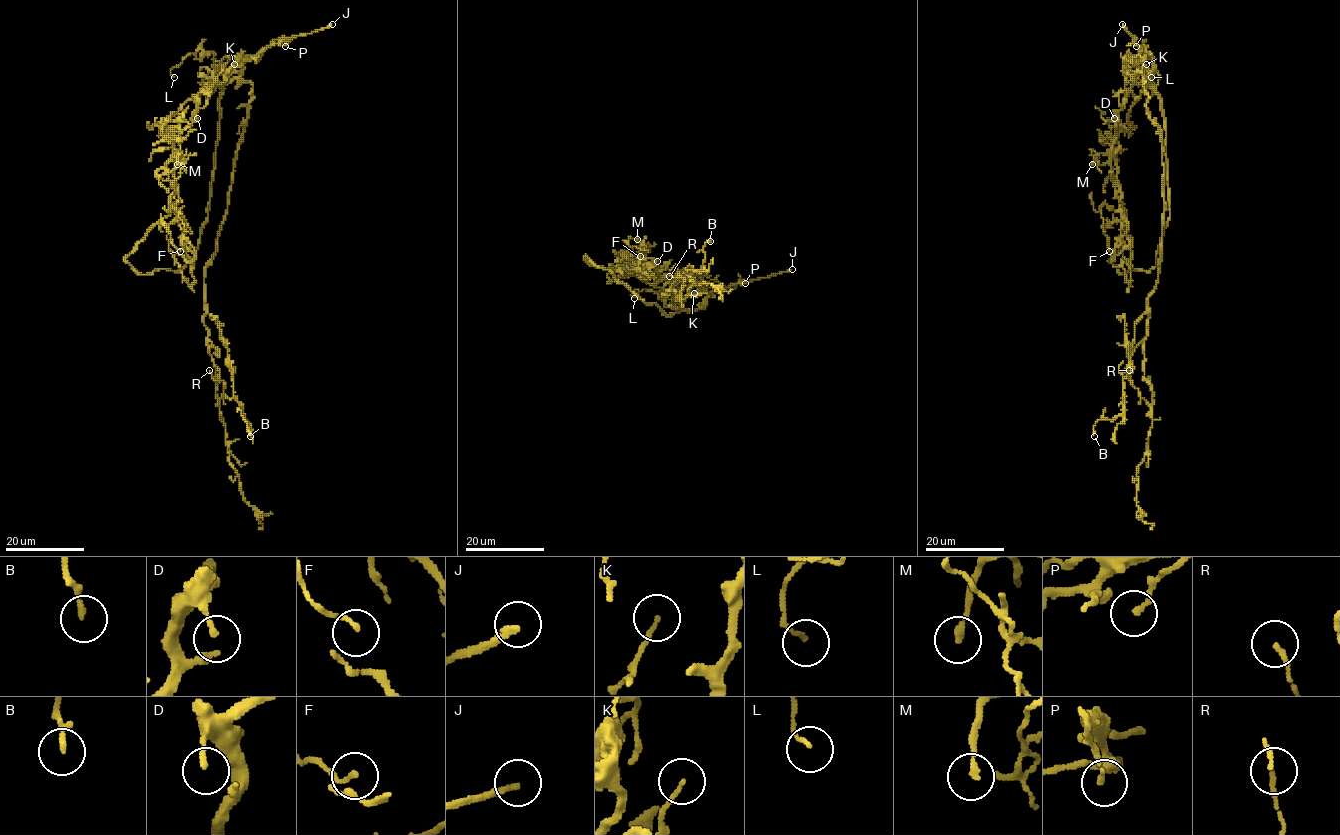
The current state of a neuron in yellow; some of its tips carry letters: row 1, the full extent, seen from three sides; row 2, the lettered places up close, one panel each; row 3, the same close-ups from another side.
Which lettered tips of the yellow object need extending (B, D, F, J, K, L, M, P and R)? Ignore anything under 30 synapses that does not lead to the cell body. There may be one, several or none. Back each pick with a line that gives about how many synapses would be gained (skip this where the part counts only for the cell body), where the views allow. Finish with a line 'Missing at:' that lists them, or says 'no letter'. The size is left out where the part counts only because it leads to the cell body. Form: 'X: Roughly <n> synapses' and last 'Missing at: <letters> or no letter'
J: Roughly 30 synapses
Missing at: J

